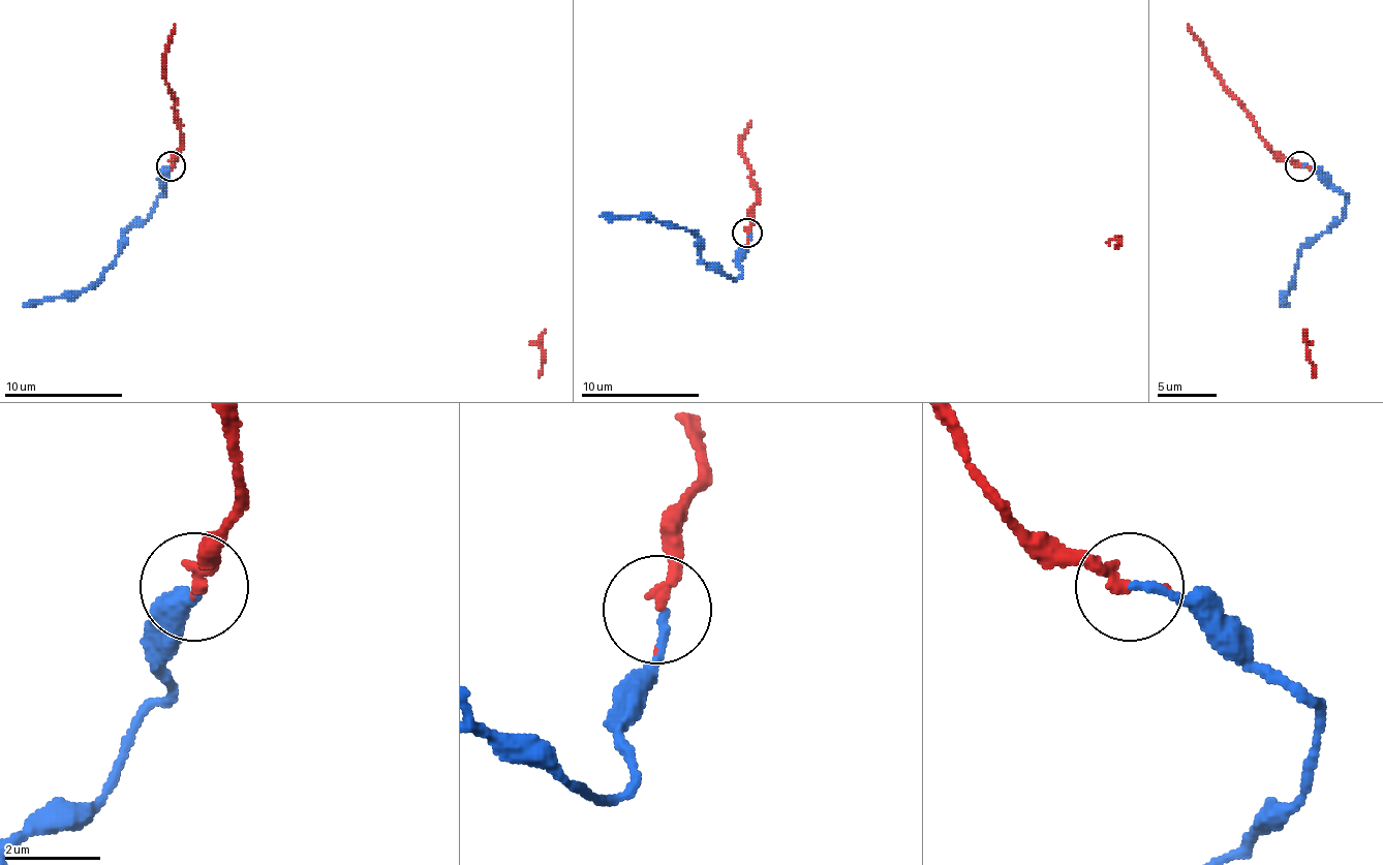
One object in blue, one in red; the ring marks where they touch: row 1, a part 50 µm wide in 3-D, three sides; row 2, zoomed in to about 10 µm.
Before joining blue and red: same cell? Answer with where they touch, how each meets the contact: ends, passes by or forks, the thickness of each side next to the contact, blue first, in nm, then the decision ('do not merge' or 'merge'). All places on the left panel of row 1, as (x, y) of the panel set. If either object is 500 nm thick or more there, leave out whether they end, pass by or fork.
at (171, 166); blue ends there; red passes by; 160 nm thick on the blue side, 170 nm on the other; do not merge

